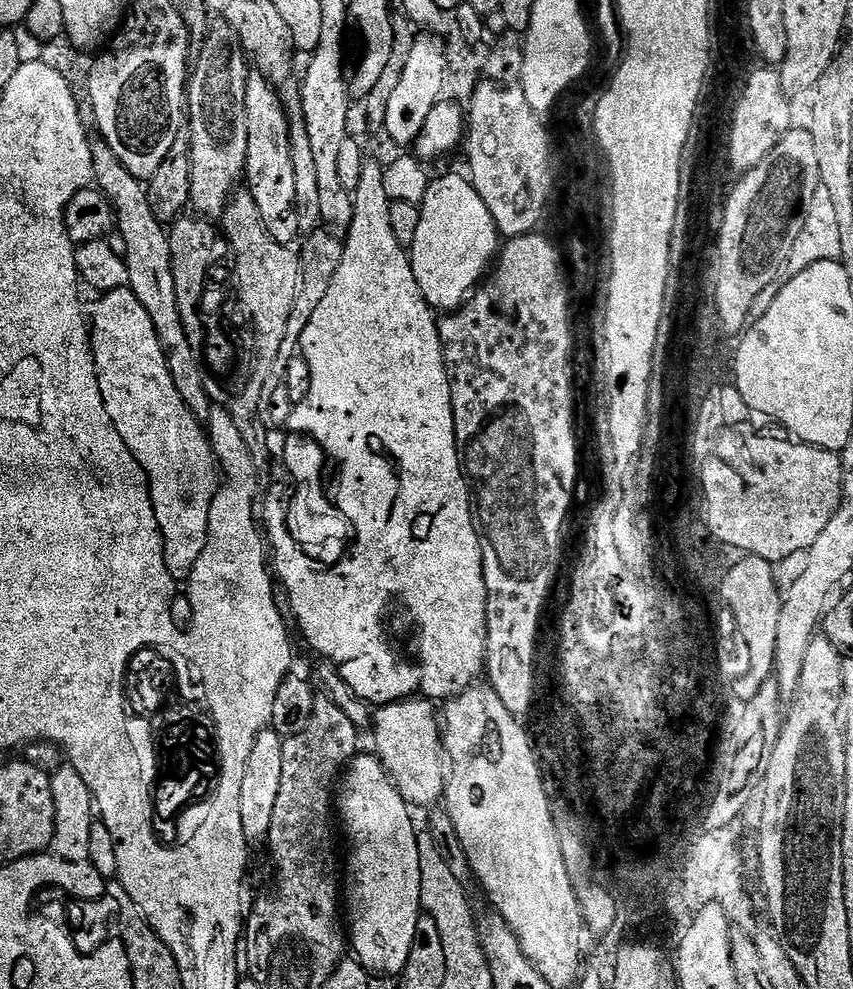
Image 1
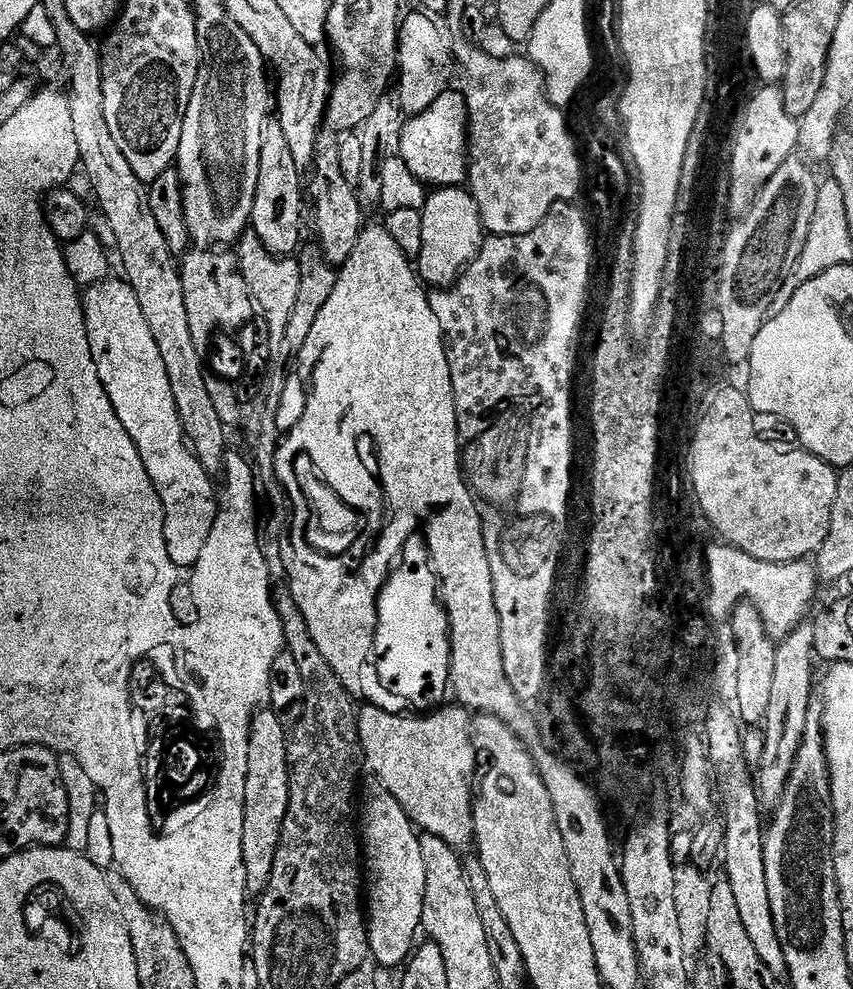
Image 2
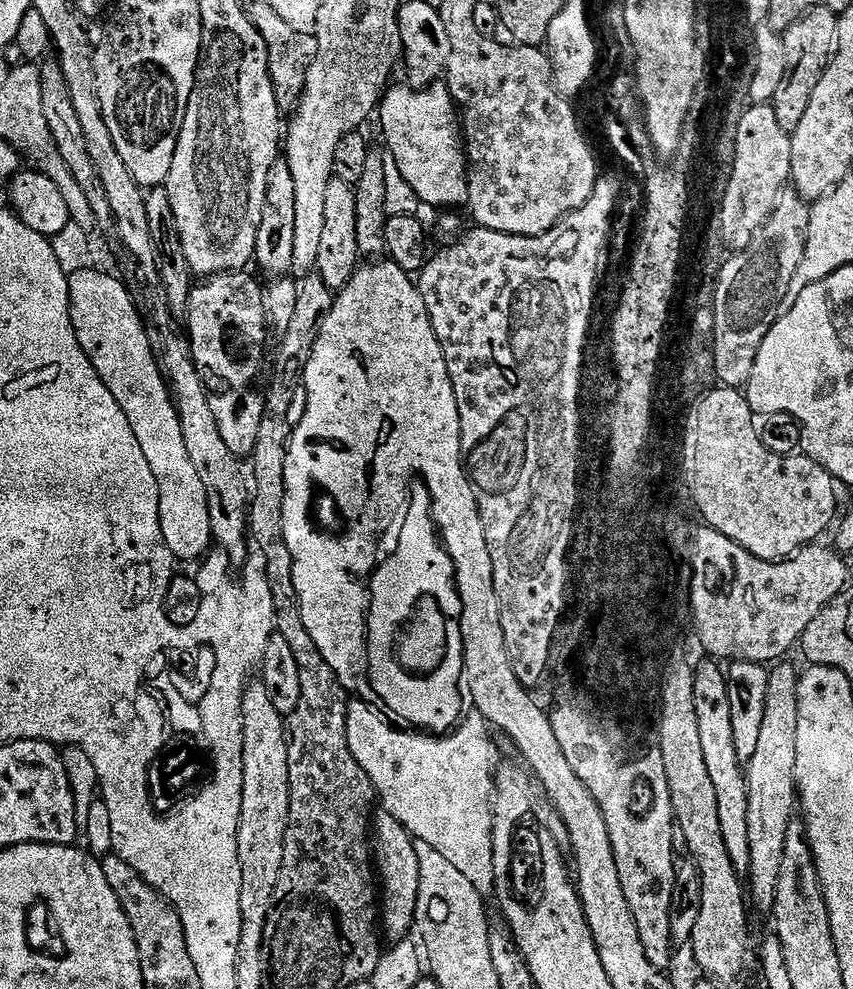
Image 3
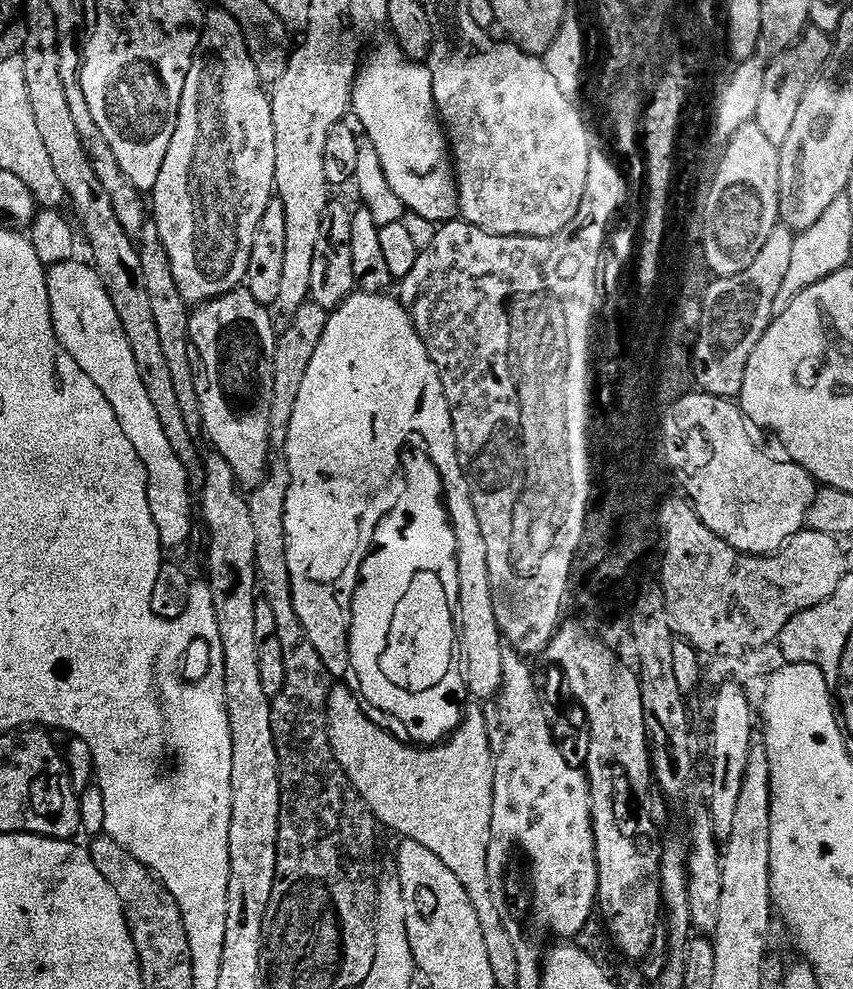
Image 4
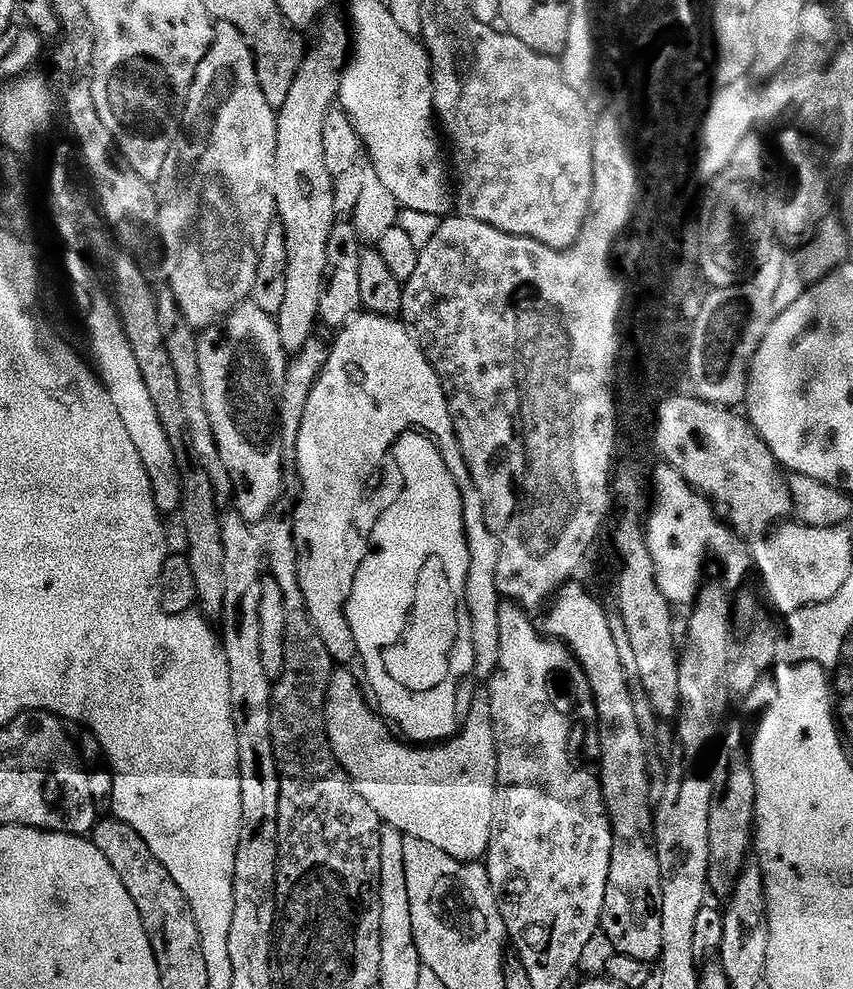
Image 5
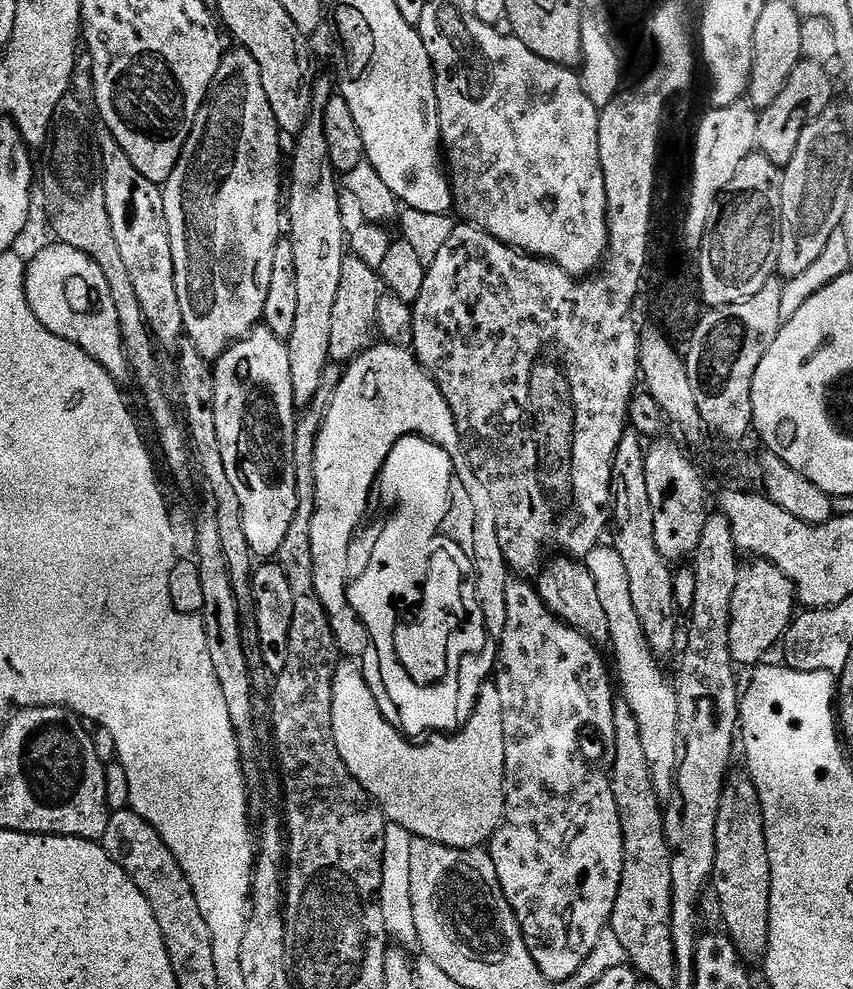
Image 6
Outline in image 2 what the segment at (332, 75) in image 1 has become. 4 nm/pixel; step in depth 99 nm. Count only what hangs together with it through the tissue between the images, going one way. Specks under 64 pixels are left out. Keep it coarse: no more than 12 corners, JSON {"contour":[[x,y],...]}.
{"contour":[[340,140],[316,142],[312,196],[324,257],[348,261],[365,227]]}

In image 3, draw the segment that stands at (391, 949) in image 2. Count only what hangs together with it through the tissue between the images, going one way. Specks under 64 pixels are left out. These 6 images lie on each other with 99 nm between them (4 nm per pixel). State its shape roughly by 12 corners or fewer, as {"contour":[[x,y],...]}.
{"contour":[[390,813],[374,820],[382,928],[400,942],[416,923],[416,840]]}

